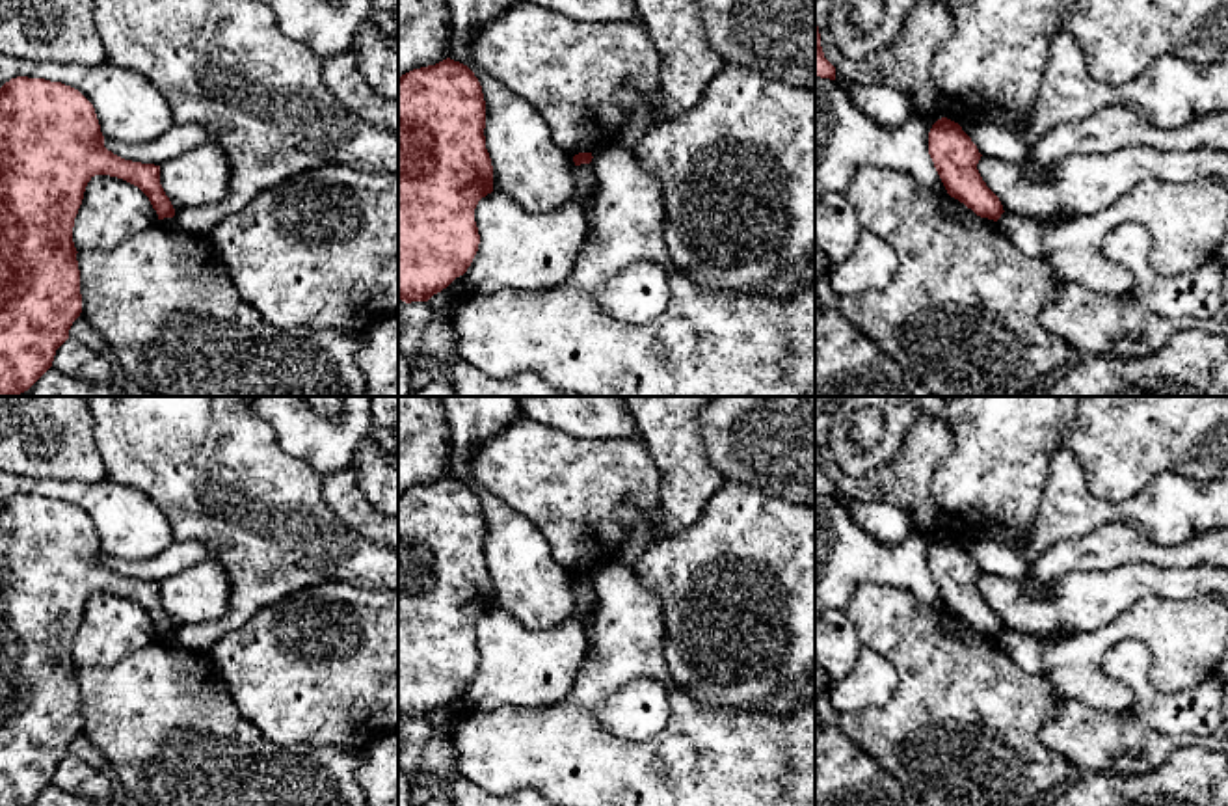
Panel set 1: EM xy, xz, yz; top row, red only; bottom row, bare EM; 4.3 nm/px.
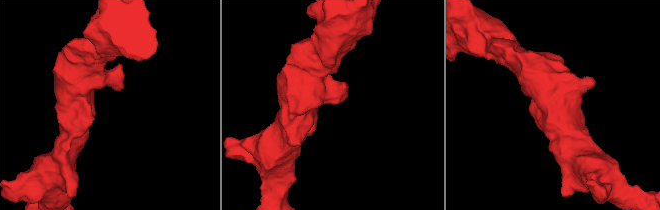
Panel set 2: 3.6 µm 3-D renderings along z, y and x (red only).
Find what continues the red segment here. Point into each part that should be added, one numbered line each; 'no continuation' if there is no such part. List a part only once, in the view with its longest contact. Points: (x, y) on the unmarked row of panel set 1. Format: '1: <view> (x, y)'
no continuation

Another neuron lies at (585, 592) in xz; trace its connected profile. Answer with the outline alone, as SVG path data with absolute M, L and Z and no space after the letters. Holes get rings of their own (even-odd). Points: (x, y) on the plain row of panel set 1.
M592 581L575 583L575 611L571 622L582 624L582 620L597 607L597 592Z

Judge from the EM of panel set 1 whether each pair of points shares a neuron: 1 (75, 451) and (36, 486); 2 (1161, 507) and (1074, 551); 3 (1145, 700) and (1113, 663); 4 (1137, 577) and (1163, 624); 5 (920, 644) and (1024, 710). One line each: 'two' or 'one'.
1: two
2: two
3: one
4: two
5: one

